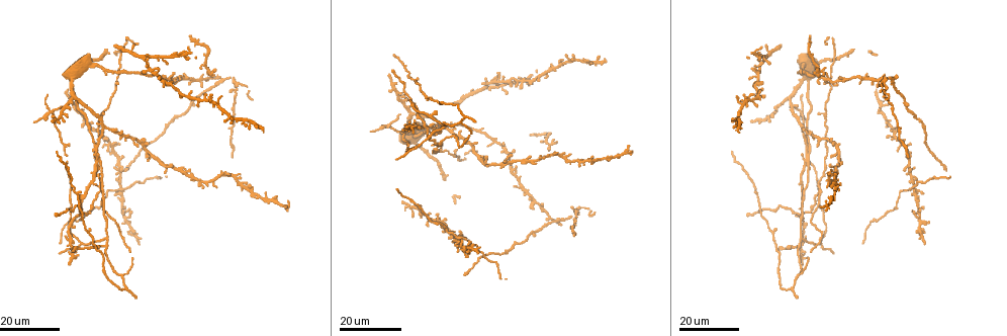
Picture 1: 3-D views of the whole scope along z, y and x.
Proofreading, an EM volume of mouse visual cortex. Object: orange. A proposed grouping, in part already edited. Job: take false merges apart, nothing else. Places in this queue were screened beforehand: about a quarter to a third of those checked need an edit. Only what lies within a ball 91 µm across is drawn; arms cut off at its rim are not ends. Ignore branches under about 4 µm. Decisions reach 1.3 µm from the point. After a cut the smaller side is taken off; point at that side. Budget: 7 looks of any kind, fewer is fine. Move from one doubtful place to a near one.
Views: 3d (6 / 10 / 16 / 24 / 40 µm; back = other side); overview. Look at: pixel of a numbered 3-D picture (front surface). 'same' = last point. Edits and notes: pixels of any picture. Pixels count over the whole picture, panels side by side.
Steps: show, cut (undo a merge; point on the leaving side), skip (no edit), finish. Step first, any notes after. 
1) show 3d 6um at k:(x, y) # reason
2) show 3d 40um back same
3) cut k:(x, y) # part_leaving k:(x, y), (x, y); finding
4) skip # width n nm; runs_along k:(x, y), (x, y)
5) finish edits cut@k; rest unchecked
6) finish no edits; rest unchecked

show 3d 24um at 1:(803, 115) # sudden change in width

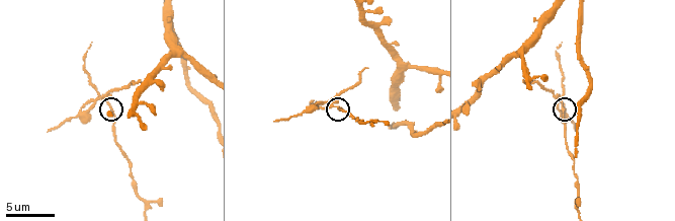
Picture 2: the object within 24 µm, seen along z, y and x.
show 3d 10um at 2:(336, 108)

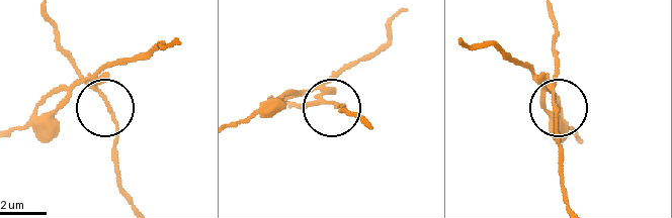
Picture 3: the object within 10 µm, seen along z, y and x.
cut 3:(59, 85) # two neurons meet here

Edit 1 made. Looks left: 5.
show overview # see it whole again

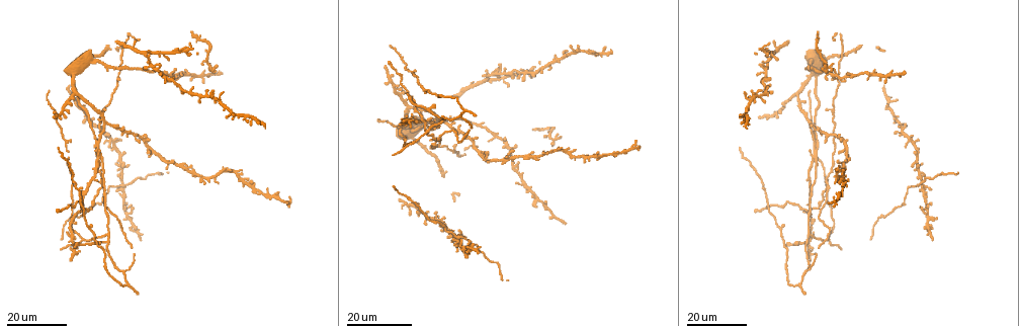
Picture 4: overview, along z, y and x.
show 3d 16um at 4:(816, 154) # four-way junction

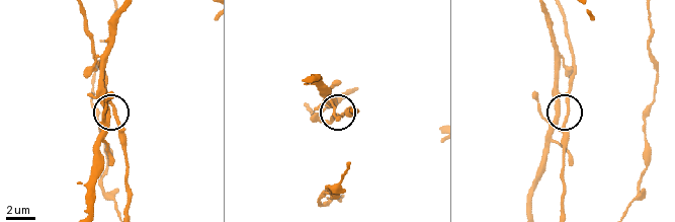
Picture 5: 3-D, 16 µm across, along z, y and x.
show 3d 10um at 5:(556, 115)

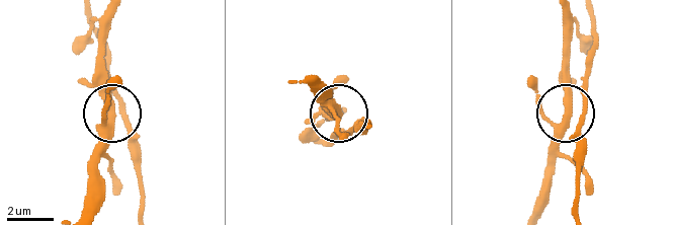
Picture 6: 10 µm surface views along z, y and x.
skip # width 320 nm; all the same neuron

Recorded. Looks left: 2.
show 3d 16um at 4:(105, 241) # side arm on a straight run

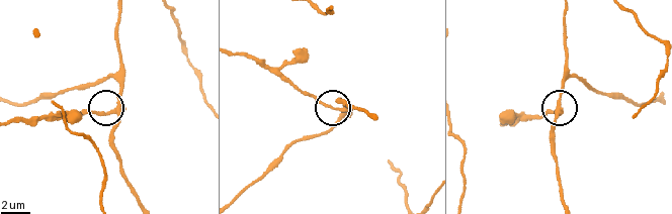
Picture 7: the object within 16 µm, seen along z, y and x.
show 3d 6um at 7:(116, 112)

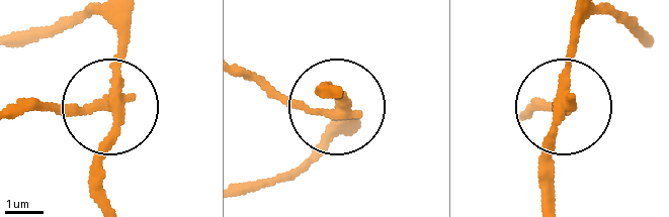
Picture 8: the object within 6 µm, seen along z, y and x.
cut 8:(56, 114) # arms 3; part_leaving 8:(108, 102), (15, 111); two neurons meet here

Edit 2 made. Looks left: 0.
finish edits cut@3, cut@8; rest unchecked

